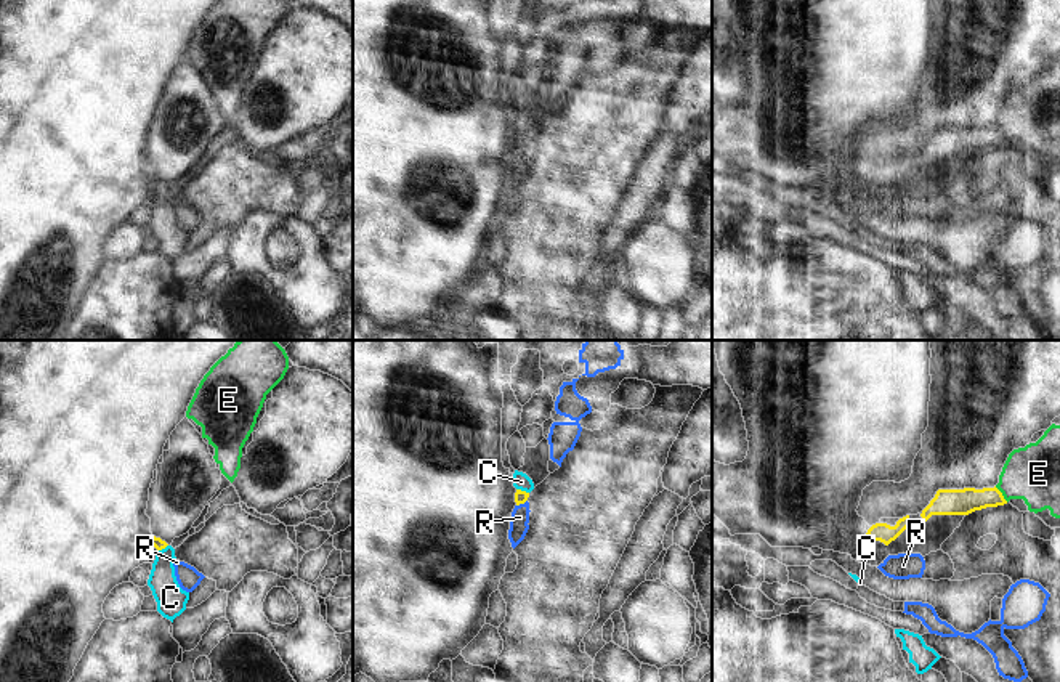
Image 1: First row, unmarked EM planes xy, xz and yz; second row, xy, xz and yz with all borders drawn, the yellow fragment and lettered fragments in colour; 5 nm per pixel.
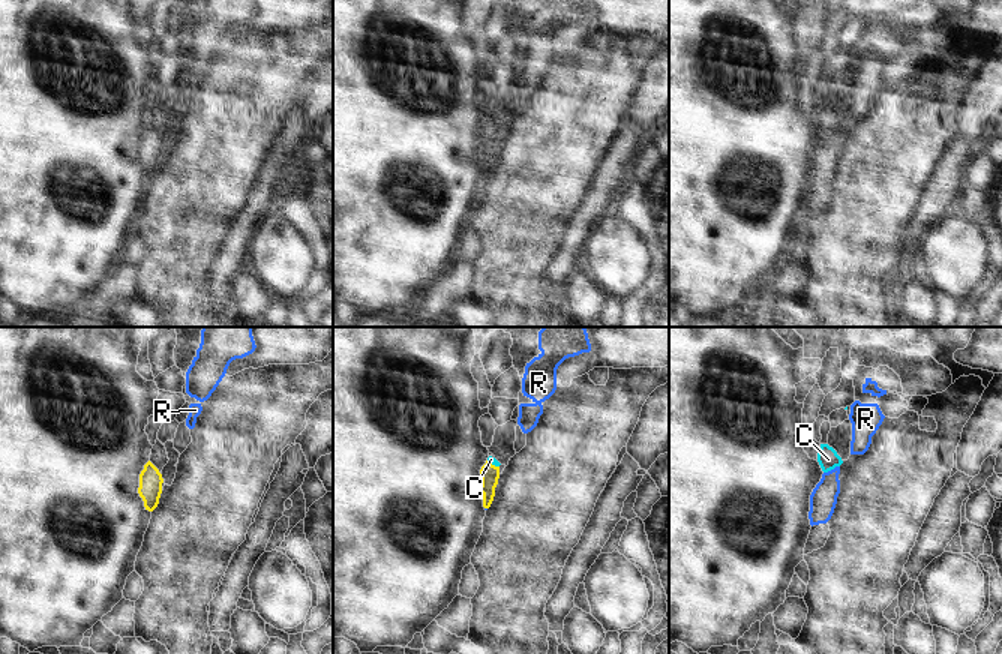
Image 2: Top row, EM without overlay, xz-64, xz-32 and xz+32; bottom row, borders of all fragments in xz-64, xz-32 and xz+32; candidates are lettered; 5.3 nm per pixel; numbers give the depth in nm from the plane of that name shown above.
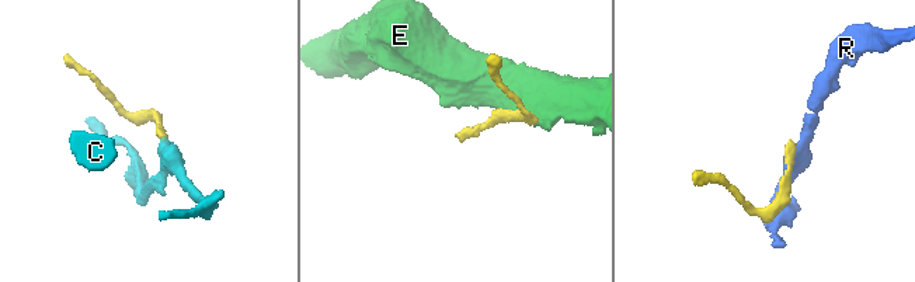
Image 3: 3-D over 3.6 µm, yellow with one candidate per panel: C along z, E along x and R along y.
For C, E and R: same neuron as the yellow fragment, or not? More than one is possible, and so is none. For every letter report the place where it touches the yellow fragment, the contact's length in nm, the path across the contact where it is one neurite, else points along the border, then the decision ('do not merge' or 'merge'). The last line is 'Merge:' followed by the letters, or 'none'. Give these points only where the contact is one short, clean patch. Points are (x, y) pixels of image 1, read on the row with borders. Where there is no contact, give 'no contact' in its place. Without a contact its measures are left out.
C: meets yellow in xz at (523, 491); contact 70 nm long; runs through xz (520, 496), (523, 491), (521, 482); merge
E: meets yellow in yz at (1001, 495); contact 100 nm long; border along yz (995, 487), (1007, 501); do not merge
R: meets yellow in xz at (521, 503); contact 70 nm long; border along xz (526, 499), (517, 506); do not merge
Merge: C

